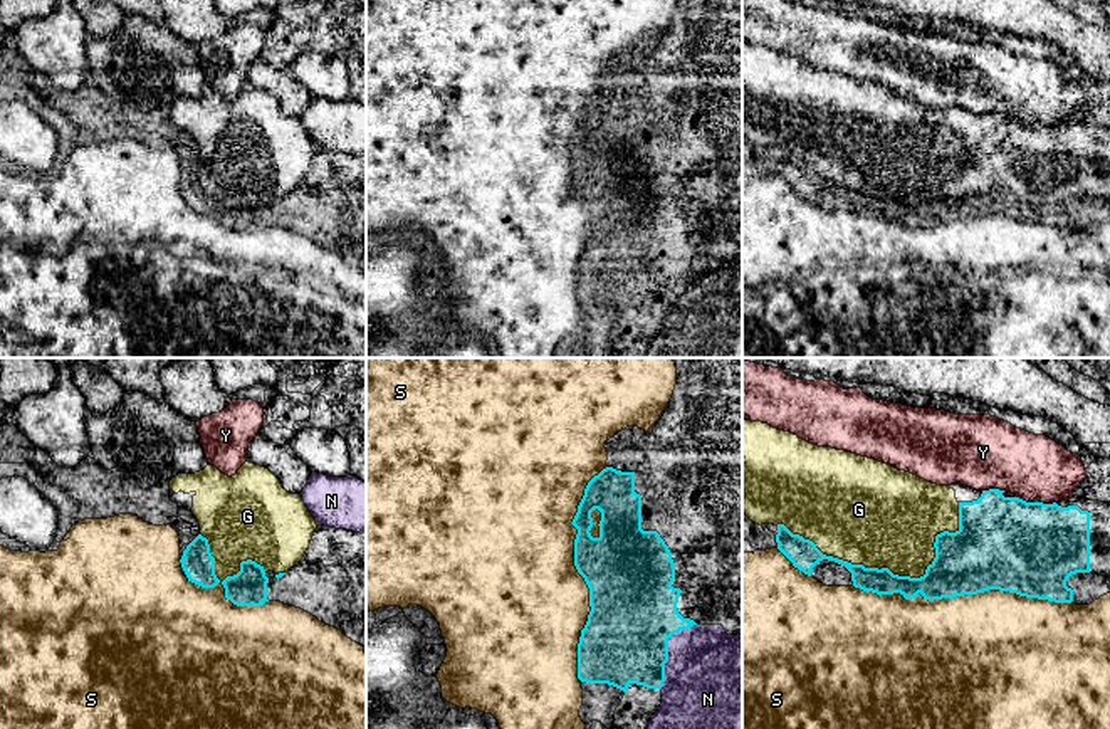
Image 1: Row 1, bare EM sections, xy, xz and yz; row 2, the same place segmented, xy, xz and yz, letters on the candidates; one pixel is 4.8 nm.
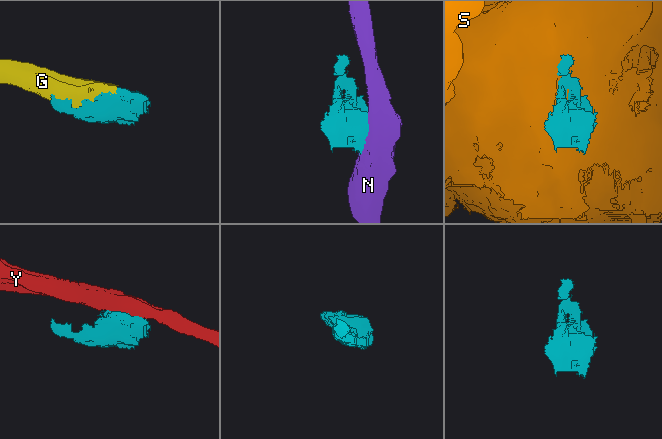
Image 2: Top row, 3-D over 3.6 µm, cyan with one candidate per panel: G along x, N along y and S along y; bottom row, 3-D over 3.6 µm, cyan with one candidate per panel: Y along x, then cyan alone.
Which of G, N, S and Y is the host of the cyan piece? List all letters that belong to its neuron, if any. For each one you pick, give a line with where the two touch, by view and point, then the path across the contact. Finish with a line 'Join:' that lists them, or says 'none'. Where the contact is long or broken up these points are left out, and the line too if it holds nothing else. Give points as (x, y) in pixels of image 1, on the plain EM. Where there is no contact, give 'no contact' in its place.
G: meets cyan in yz at (892, 197)
Join: G

